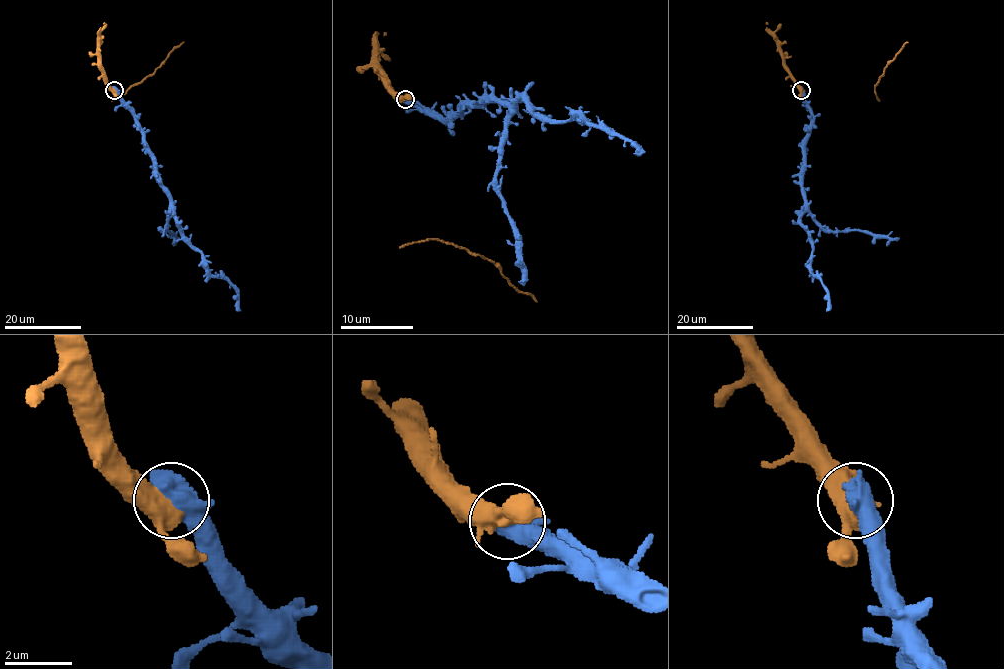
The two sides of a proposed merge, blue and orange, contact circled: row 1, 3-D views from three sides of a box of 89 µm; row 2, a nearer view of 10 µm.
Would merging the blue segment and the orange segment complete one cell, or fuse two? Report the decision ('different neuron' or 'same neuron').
same neuron

